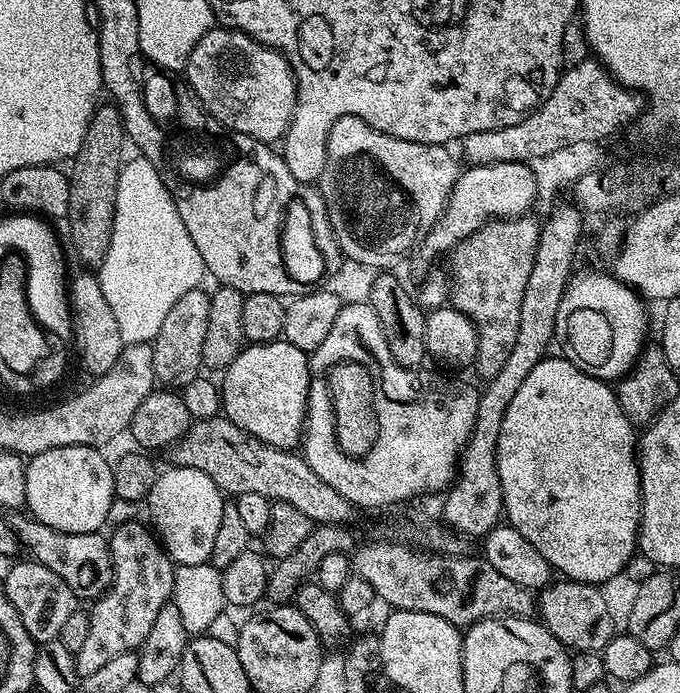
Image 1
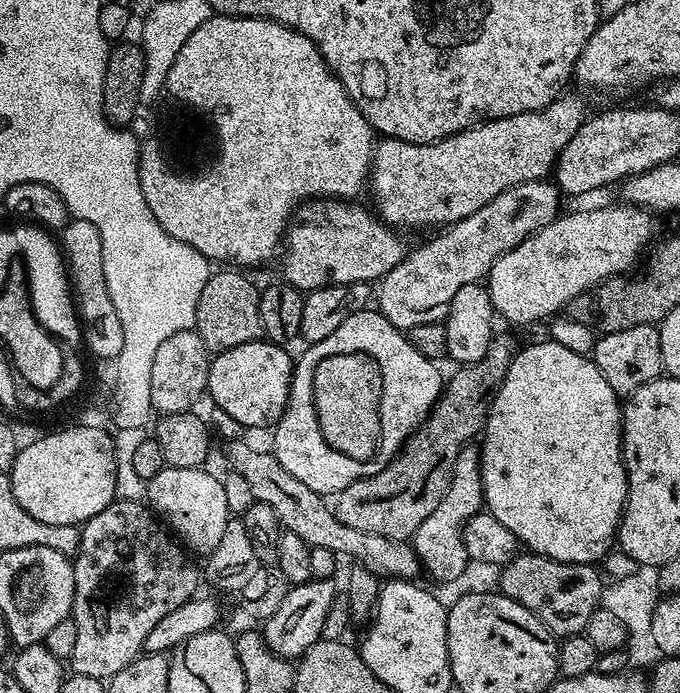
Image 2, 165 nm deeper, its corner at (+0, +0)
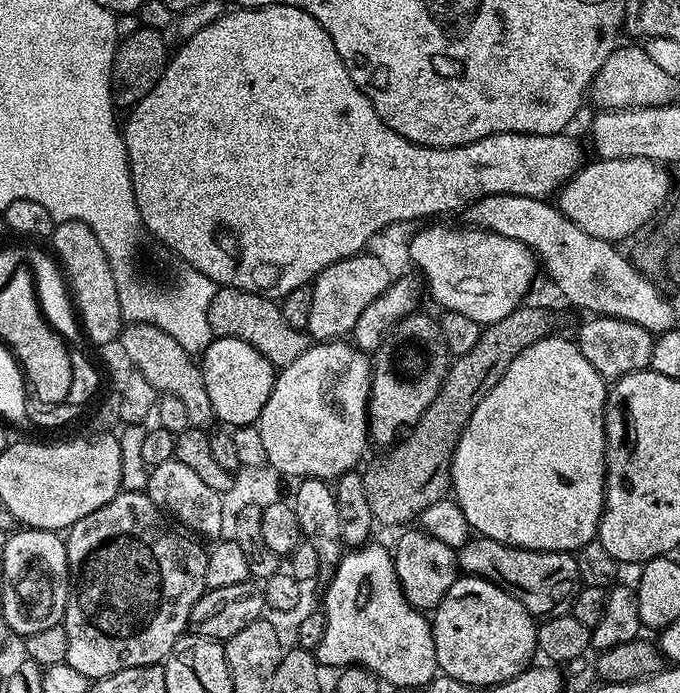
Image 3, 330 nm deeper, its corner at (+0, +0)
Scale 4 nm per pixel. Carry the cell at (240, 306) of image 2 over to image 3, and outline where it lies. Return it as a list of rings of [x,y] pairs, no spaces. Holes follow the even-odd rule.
[[[217,287],[214,302],[210,302],[208,321],[213,337],[238,338],[254,346],[254,350],[258,350],[258,354],[267,358],[277,370],[290,366],[290,362],[294,362],[294,358],[301,356],[310,346],[309,337],[304,332],[294,330],[294,326],[290,326],[286,323],[286,318],[282,318],[279,303],[258,292]]]

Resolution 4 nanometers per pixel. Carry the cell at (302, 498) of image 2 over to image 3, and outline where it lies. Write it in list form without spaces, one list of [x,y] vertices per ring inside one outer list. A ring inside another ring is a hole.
[[[129,323],[121,331],[119,340],[139,376],[146,378],[146,382],[150,382],[150,386],[155,388],[157,393],[178,398],[178,402],[186,406],[191,427],[211,429],[214,417],[210,406],[210,394],[206,394],[206,382],[201,365],[197,361],[195,364],[192,361],[195,359],[186,350],[182,350],[182,346],[178,346],[178,342],[170,338],[170,334],[149,324]]]

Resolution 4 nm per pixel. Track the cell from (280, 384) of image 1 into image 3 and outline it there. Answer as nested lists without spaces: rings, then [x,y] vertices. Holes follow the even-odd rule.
[[[217,336],[212,346],[202,353],[202,371],[206,382],[206,394],[210,394],[212,415],[221,425],[240,429],[255,425],[262,414],[262,406],[270,398],[270,390],[274,386],[278,372],[271,362],[254,346],[242,342],[238,338]]]

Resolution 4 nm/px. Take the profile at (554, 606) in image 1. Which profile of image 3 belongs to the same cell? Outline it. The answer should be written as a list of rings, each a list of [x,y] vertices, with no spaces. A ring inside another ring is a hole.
[[[481,536],[471,537],[457,551],[457,567],[465,575],[482,577],[506,590],[506,594],[513,596],[534,618],[569,615],[574,598],[582,587],[578,562],[573,553],[515,548]]]

